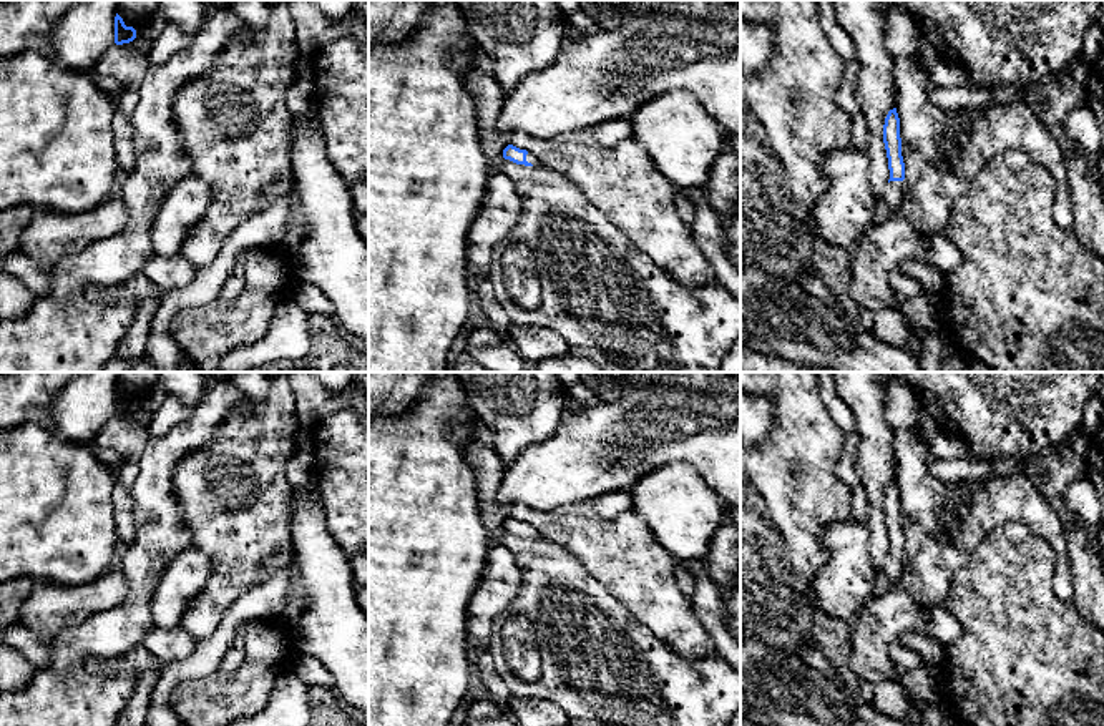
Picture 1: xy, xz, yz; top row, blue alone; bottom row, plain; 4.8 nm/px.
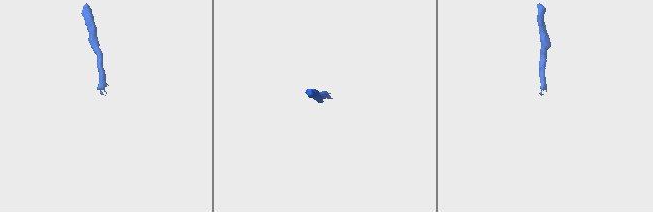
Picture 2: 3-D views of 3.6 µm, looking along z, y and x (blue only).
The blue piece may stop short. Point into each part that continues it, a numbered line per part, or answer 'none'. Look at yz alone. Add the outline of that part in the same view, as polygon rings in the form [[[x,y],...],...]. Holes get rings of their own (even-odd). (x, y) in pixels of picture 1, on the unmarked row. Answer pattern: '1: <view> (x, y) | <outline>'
1: yz (893, 565) | [[[890,553],[883,565],[883,585],[896,583],[903,571],[903,553]]]

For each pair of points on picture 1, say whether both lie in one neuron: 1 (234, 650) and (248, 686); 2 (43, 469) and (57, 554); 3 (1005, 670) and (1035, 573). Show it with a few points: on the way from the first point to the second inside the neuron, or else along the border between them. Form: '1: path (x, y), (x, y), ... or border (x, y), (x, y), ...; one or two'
1: border (248, 625), (243, 660), (231, 672), (219, 672); two
2: path (43, 490), (43, 509), (57, 525), (57, 532); one
3: path (1015, 647), (1015, 600), (1018, 597); one

